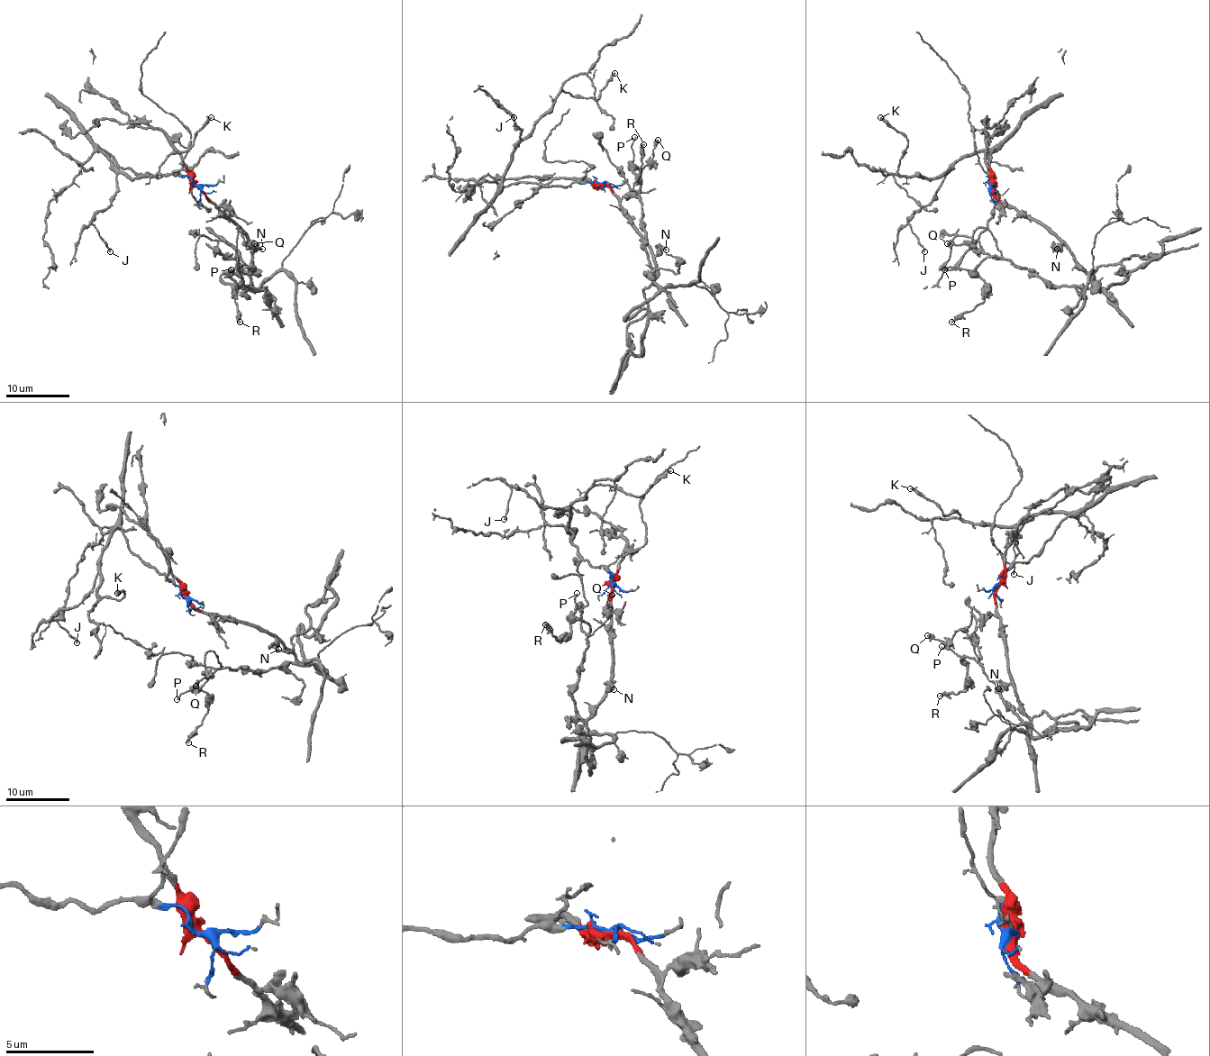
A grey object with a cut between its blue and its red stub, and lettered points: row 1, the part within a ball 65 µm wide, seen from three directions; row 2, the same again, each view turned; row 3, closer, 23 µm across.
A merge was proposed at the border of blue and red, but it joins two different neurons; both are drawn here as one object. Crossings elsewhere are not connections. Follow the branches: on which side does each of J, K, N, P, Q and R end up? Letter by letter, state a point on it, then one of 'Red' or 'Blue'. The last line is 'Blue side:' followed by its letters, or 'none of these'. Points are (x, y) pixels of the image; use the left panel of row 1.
J: Place: (110, 251). Blue
K: Place: (211, 117). Blue
N: Place: (262, 249). Red
P: Place: (231, 269). Red
Q: Place: (254, 243). Red
R: Place: (240, 322). Red
Blue side: J, K

